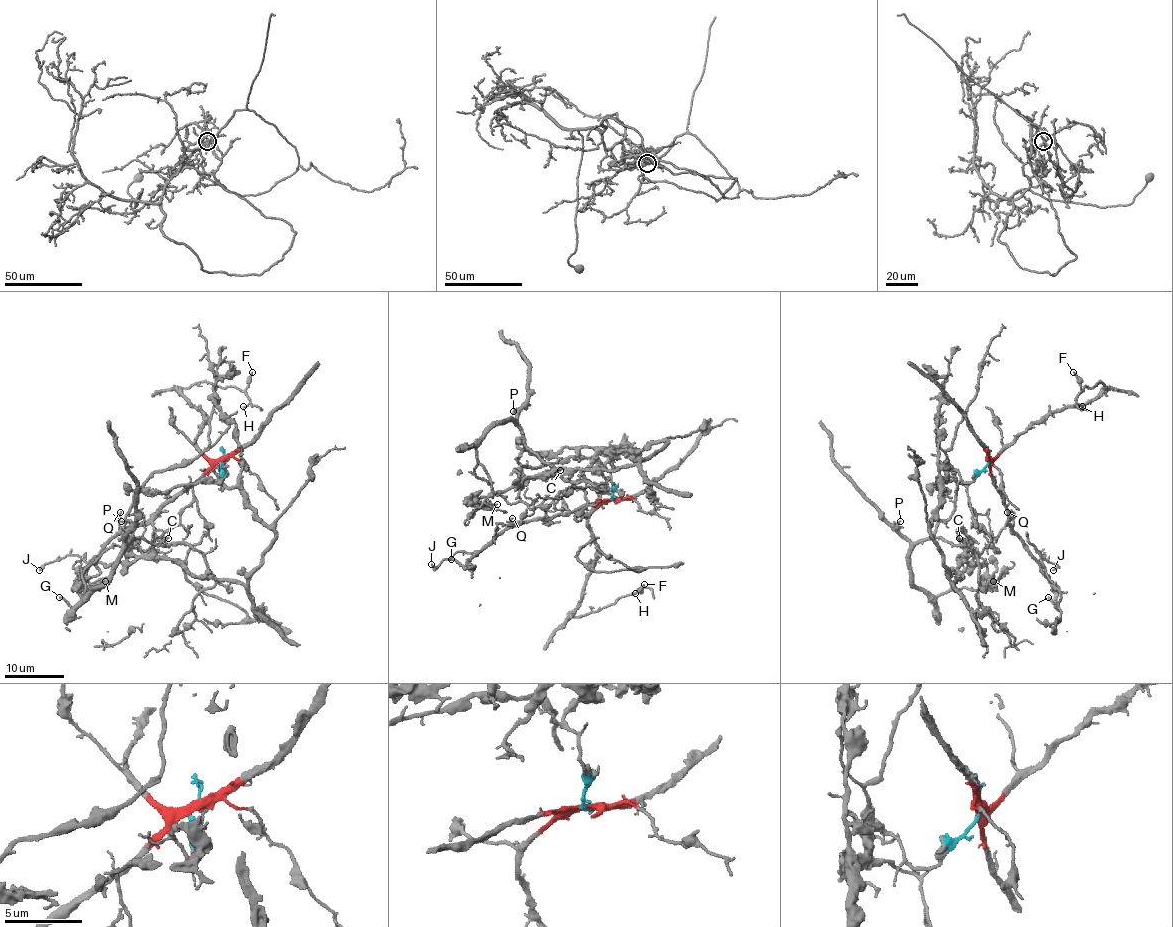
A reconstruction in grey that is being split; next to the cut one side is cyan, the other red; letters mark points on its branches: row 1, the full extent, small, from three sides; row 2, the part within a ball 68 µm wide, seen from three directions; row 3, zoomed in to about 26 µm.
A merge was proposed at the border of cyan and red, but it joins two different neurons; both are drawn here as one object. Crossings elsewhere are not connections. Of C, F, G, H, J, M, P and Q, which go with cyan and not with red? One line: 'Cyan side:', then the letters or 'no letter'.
Cyan side: C, M, P

